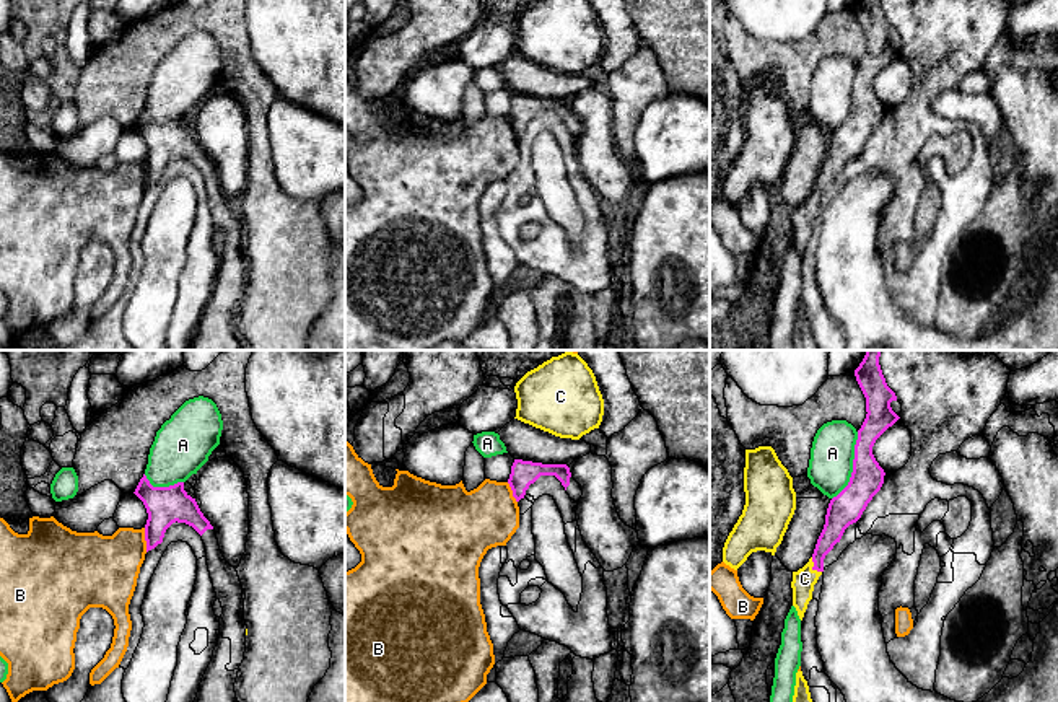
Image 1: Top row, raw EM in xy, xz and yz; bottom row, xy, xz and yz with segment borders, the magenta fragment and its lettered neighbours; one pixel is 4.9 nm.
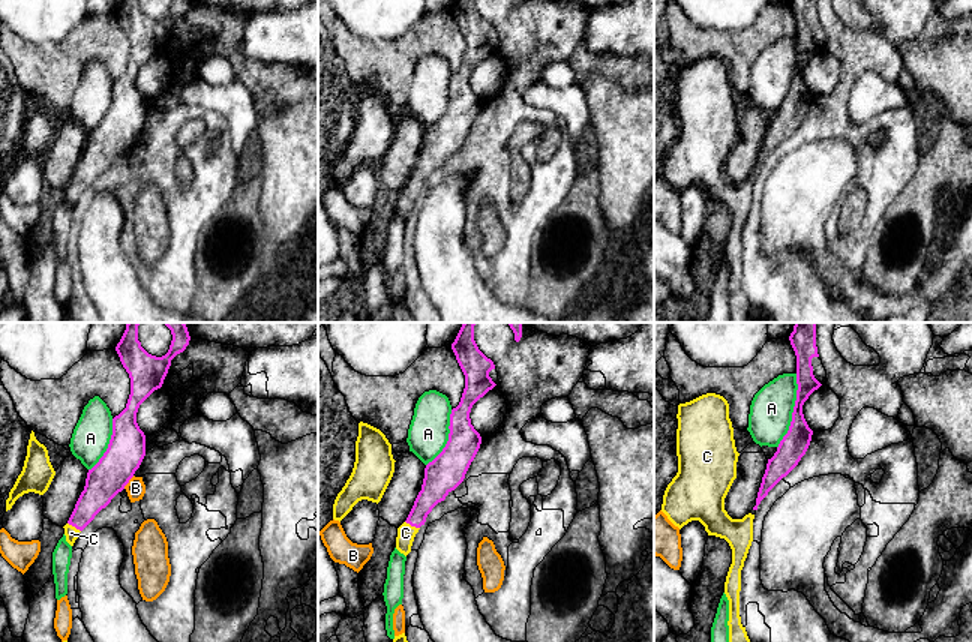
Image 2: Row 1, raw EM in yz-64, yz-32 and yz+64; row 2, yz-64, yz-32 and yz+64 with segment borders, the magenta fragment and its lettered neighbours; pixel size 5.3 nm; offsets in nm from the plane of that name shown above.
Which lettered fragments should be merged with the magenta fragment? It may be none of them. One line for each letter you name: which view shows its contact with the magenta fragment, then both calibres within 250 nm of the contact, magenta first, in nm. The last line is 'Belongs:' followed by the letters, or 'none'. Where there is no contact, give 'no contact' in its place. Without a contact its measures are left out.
C: contact in yz; calibres 110 and 110 nm
Belongs: C

